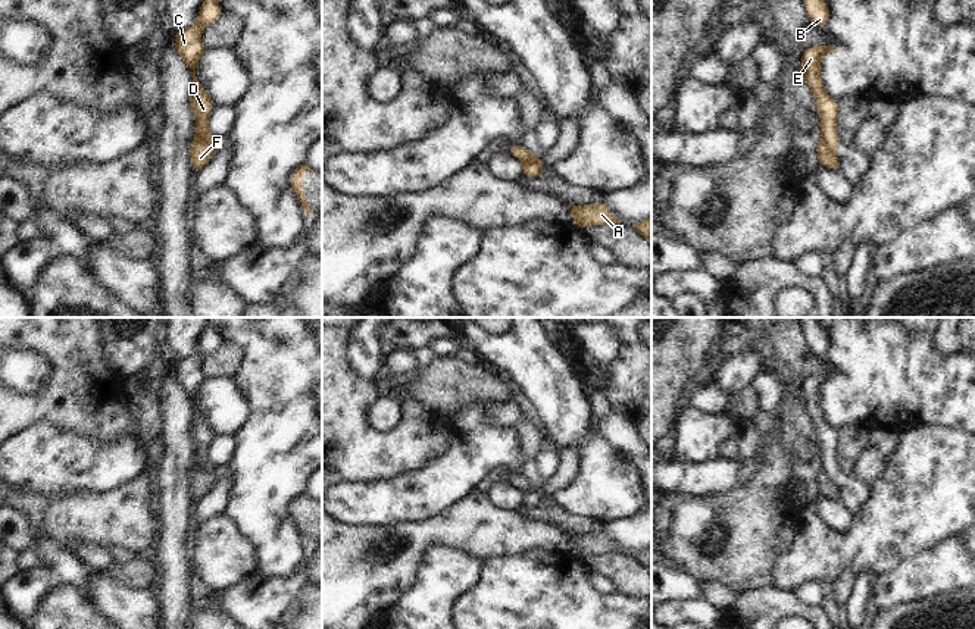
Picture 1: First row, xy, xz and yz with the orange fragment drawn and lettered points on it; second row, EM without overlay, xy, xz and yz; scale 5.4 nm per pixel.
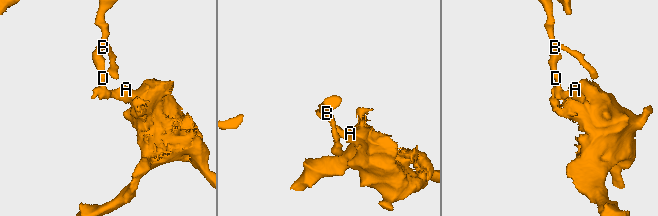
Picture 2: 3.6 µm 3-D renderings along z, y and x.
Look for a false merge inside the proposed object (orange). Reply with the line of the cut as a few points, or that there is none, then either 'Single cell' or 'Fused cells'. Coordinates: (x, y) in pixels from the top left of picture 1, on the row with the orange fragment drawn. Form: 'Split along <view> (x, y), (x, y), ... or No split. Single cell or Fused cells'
Split along xz (524, 162), (538, 160), (544, 166). Fused cells

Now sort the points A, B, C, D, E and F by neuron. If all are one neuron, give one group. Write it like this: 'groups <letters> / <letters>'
groups A F / B C D E

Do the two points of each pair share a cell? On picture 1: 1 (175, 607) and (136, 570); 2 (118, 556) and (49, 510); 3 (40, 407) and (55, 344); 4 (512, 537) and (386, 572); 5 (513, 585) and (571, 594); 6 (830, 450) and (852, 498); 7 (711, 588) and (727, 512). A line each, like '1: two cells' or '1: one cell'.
1: two cells
2: two cells
3: one cell
4: one cell
5: one cell
6: one cell
7: two cells

